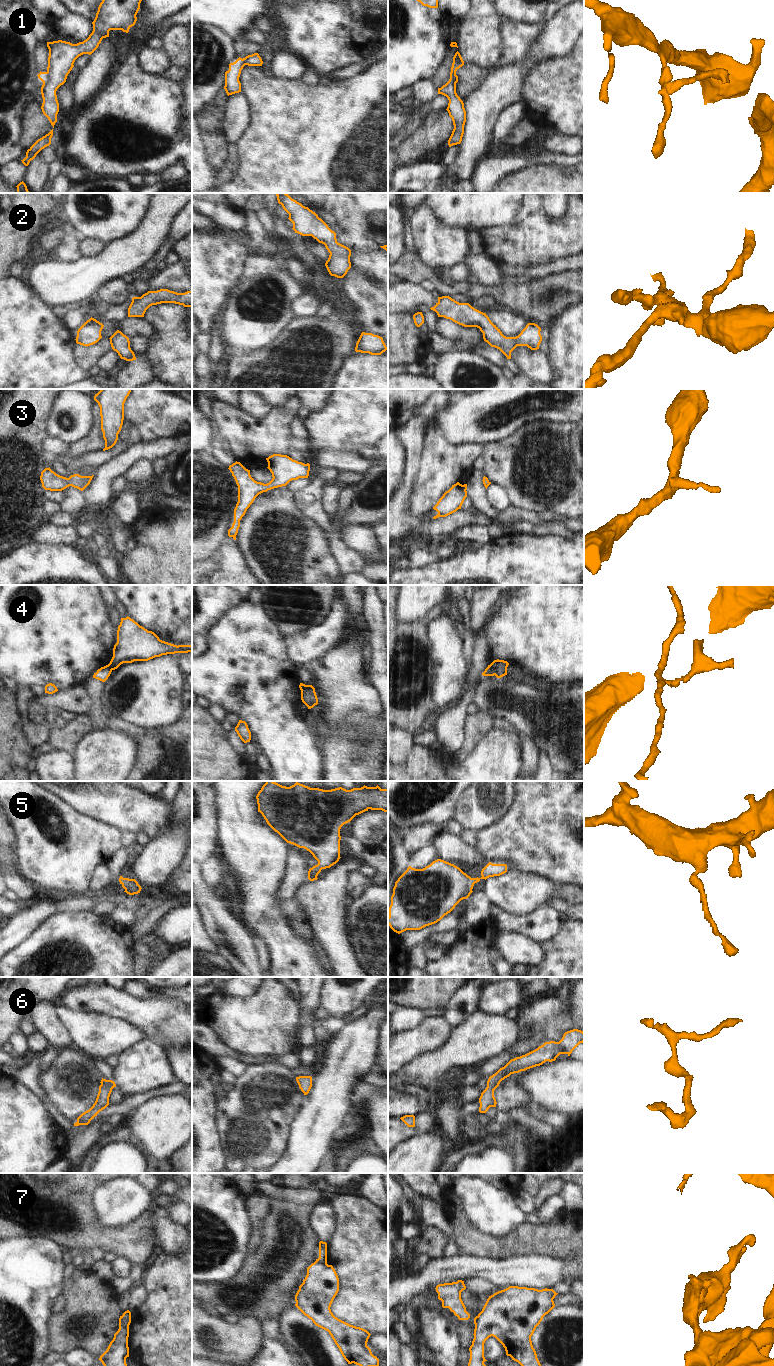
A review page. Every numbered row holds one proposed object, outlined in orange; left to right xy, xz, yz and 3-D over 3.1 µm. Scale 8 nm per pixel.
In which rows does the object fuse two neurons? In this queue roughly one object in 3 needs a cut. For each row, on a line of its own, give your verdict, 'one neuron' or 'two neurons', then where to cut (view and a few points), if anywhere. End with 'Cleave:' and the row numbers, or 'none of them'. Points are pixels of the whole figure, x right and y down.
1: two neurons; cut in xy along (47, 72), (47, 79), (43, 83)
2: one neuron; no cut
3: one neuron; no cut
4: two neurons; cut in yz along (489, 665), (495, 674)
5: one neuron; no cut
6: one neuron; no cut
7: two neurons; cut in xy along (119, 1320), (128, 1328)
Cleave: 1, 4, 7

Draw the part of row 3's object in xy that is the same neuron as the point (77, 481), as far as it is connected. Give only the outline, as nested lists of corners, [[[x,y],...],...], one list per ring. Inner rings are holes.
[[[49,468],[41,472],[40,480],[42,487],[50,491],[62,491],[69,486],[83,491],[91,482],[92,476],[81,476],[79,474],[71,475],[69,478],[56,474]]]

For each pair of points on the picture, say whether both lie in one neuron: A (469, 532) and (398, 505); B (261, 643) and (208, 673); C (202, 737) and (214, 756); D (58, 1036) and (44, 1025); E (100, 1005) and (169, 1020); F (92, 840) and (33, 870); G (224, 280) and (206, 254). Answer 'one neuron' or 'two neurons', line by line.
A: two neurons
B: one neuron
C: one neuron
D: one neuron
E: one neuron
F: one neuron
G: one neuron

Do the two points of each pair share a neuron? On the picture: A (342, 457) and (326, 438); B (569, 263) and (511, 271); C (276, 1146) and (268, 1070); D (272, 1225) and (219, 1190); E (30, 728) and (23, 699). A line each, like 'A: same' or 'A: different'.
A: different
B: same
C: same
D: different
E: same

